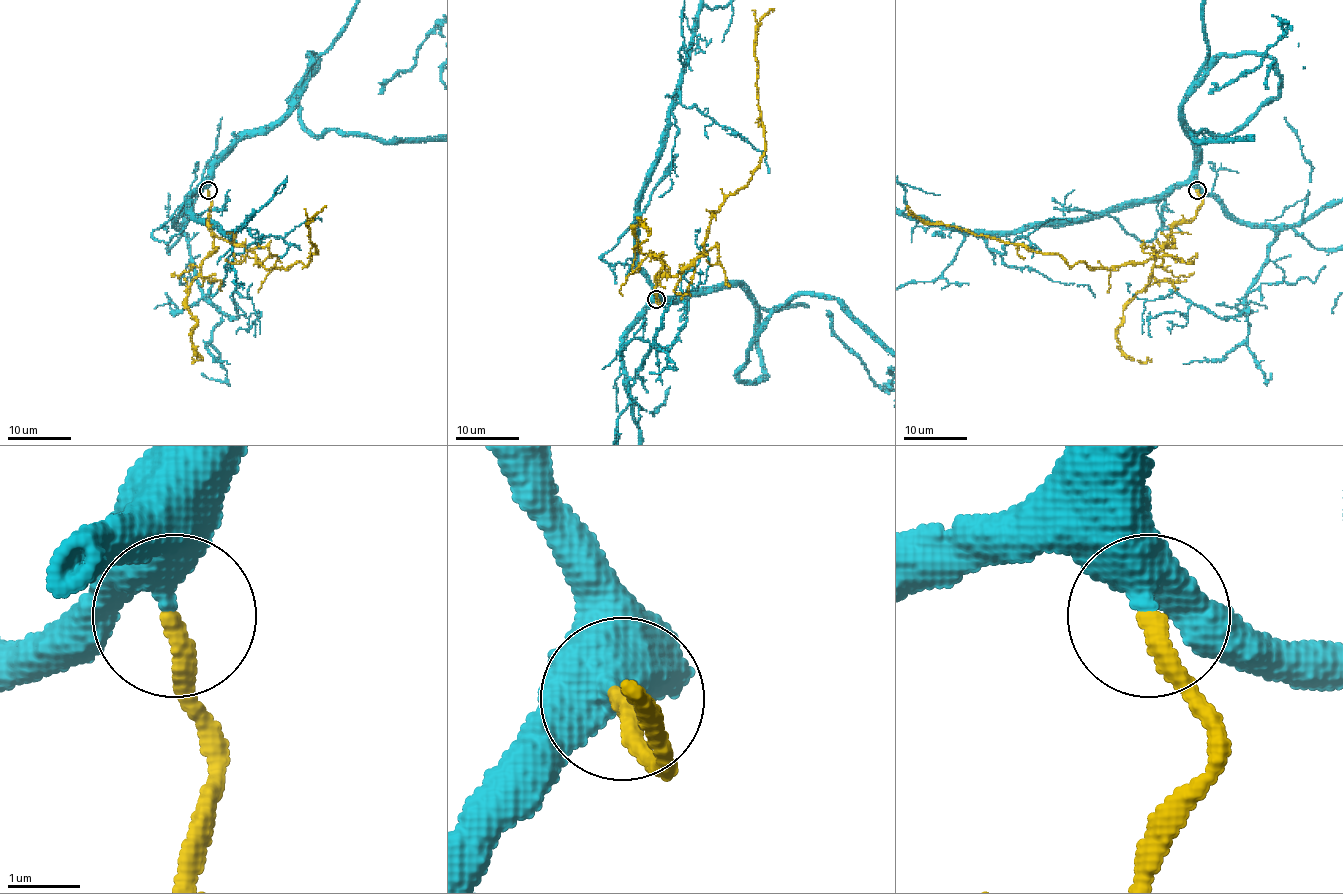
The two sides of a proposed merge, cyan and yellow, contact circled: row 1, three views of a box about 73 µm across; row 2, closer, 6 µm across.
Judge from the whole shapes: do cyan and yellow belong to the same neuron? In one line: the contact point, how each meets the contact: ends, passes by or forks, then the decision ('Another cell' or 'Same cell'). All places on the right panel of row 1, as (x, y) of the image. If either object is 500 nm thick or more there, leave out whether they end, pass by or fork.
Place: (1197, 190). At the ring cyan passes by. At the ring yellow ends. Same cell

